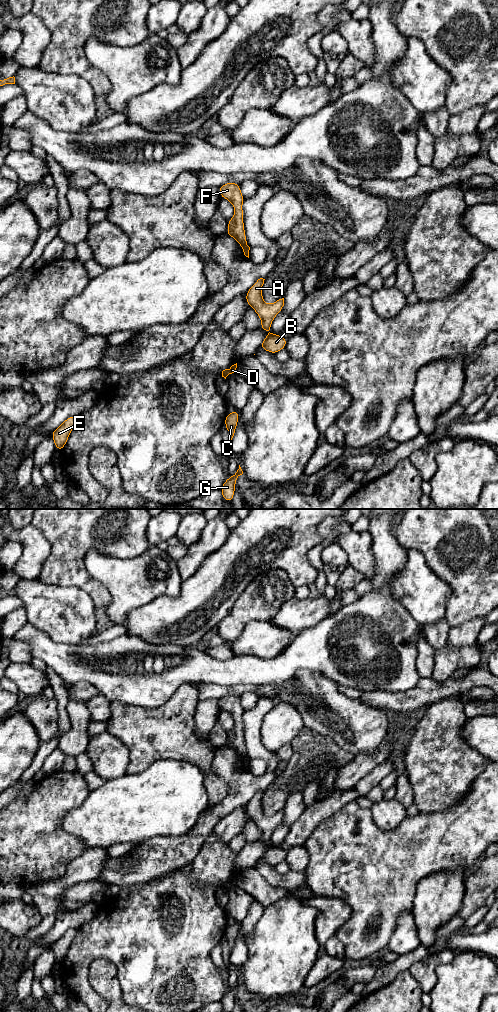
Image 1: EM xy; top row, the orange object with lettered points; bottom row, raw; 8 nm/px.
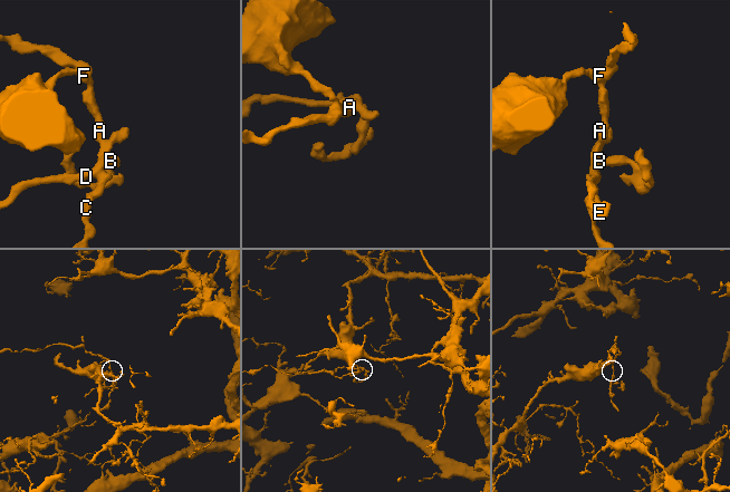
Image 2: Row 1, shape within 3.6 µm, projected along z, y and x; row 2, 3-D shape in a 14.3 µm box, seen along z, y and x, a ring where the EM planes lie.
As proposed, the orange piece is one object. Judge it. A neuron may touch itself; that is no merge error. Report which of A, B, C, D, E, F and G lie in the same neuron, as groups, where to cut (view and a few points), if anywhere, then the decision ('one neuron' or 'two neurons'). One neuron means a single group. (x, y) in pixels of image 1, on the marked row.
A B C D E F G | no cut | one neuron

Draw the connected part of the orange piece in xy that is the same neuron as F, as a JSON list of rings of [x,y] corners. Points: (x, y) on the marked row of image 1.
[[[229,182],[219,188],[219,194],[222,198],[229,200],[234,209],[234,216],[228,221],[228,228],[226,235],[231,236],[236,239],[236,241],[241,246],[244,255],[249,258],[250,247],[247,245],[243,217],[244,213],[242,210],[242,204],[244,197],[240,191],[240,184]]]

